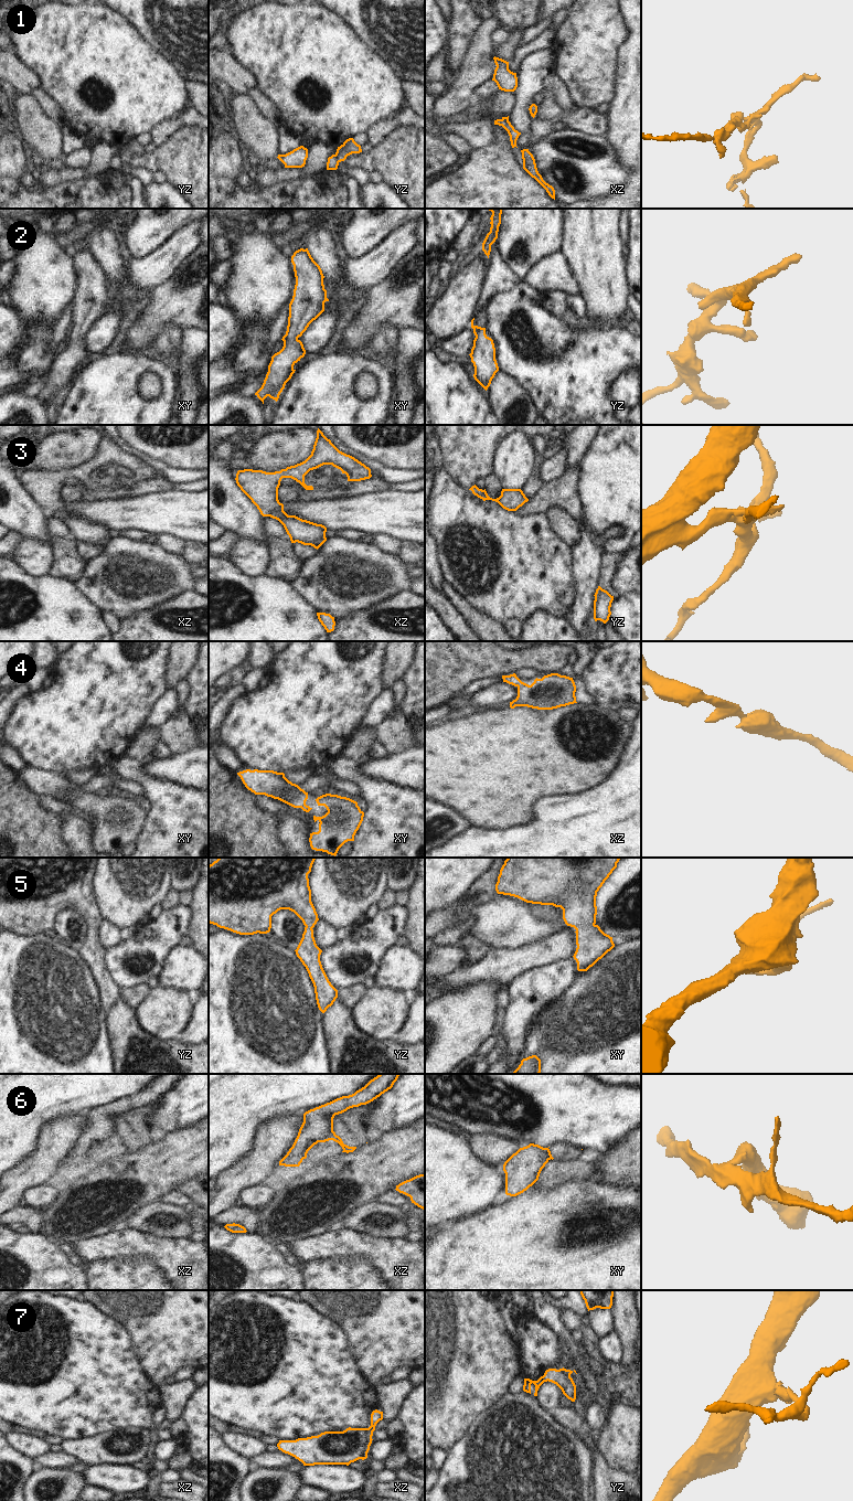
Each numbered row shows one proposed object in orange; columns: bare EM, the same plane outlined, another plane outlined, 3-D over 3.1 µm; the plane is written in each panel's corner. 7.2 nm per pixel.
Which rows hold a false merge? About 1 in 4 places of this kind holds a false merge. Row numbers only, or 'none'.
6

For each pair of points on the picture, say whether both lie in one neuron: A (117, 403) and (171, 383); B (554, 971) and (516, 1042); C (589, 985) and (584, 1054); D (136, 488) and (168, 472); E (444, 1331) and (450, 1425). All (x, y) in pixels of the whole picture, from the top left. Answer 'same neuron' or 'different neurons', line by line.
A: same neuron
B: same neuron
C: same neuron
D: different neurons
E: same neuron

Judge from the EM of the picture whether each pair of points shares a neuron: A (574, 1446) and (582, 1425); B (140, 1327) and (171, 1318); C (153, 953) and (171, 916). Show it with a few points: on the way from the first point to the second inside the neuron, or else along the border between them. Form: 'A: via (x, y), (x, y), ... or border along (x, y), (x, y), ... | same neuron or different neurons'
A: border along (557, 1419), (579, 1435) | different neurons
B: via (148, 1319), (163, 1318) | same neuron
C: via (153, 944), (170, 925) | same neuron

